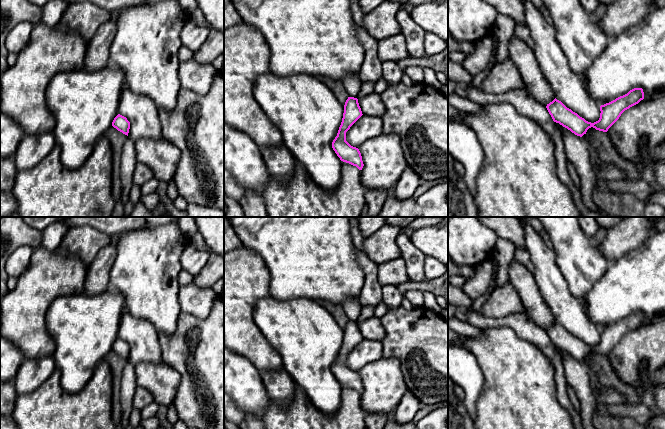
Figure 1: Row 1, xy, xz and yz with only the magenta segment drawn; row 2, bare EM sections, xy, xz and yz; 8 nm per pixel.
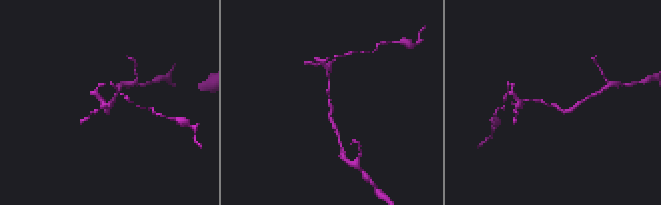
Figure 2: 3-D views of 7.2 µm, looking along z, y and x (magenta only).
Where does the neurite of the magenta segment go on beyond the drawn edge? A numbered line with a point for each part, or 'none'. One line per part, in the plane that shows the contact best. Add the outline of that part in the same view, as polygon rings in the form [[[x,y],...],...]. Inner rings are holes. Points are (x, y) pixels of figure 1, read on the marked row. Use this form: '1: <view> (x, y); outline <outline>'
none

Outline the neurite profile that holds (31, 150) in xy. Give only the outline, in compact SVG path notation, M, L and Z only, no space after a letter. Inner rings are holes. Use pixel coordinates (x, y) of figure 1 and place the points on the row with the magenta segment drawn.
M52 132L41 136L23 136L14 153L17 172L36 166L55 146Z

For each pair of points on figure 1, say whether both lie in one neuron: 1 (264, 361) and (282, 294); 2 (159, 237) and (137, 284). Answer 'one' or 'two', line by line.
1: two
2: one

